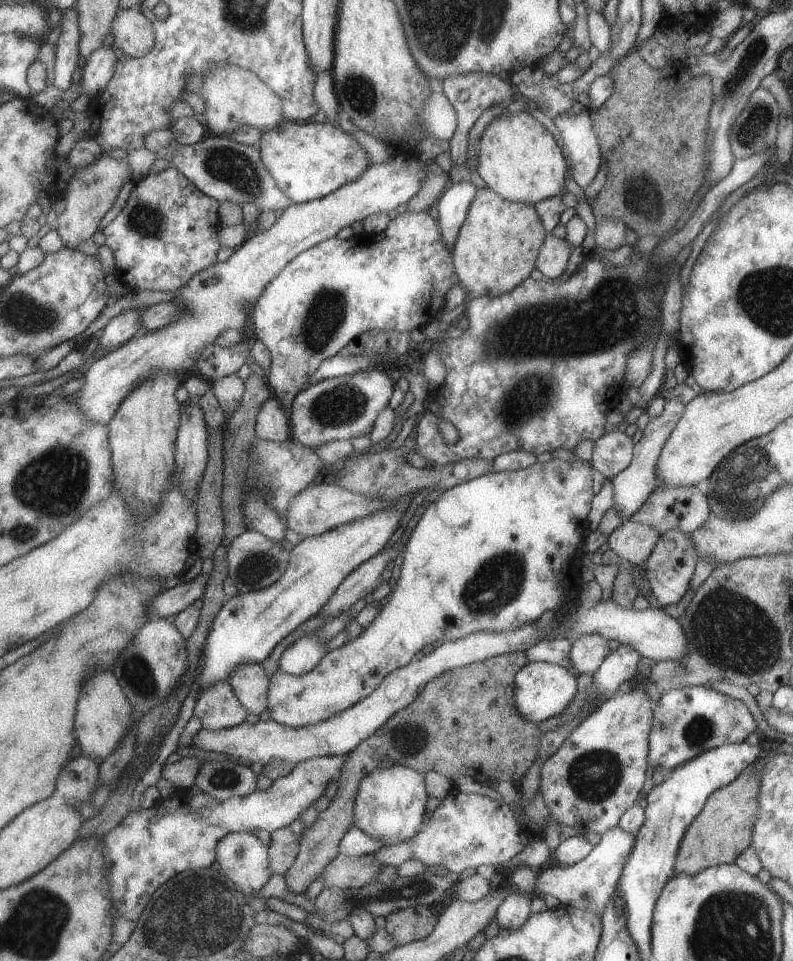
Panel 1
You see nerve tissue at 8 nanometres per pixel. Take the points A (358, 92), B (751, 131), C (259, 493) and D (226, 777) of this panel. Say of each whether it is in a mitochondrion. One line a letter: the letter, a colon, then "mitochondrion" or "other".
A: mitochondrion
B: mitochondrion
C: other
D: mitochondrion

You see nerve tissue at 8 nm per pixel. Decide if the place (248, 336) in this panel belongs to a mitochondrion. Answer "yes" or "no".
no

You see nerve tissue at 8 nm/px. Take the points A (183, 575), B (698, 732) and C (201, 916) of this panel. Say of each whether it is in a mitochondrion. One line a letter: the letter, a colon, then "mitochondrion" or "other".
A: other
B: mitochondrion
C: mitochondrion

